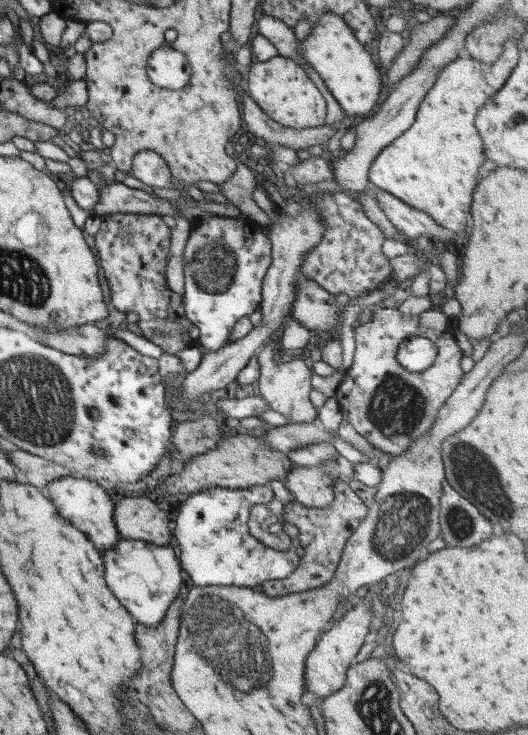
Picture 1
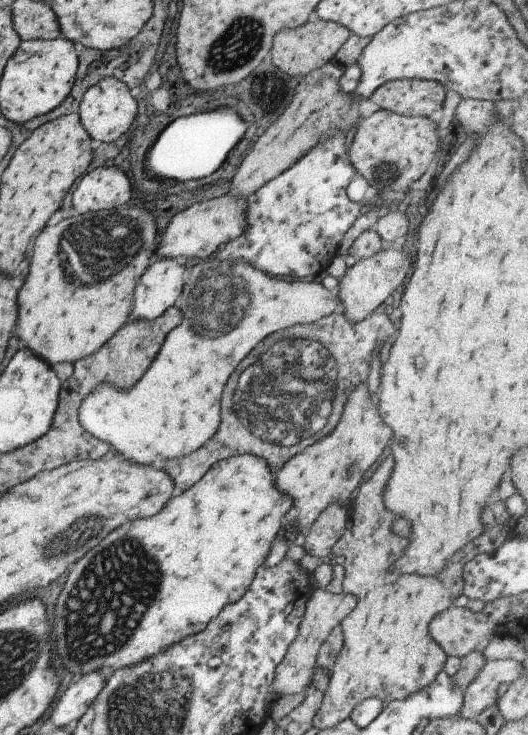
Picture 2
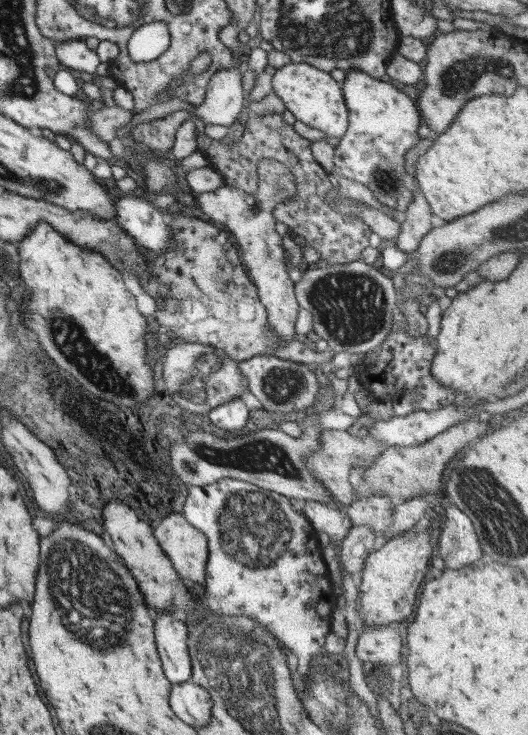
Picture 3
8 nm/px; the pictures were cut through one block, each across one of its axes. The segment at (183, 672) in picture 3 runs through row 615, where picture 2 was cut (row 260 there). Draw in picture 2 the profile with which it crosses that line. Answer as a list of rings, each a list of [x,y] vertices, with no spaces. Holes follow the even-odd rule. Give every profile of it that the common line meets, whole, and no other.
[[[159,258],[151,264],[134,289],[134,308],[130,320],[156,320],[167,308],[174,306],[184,288],[184,262],[174,258]]]

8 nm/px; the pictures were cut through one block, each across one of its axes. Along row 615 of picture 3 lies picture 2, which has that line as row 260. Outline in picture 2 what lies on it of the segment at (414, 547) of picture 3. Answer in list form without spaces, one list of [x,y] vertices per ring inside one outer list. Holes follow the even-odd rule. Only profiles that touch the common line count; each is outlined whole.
[[[384,250],[370,258],[360,259],[359,262],[348,267],[345,275],[338,282],[338,300],[344,316],[350,322],[362,322],[373,313],[398,286],[404,282],[408,270],[410,270],[409,254],[404,250]]]

